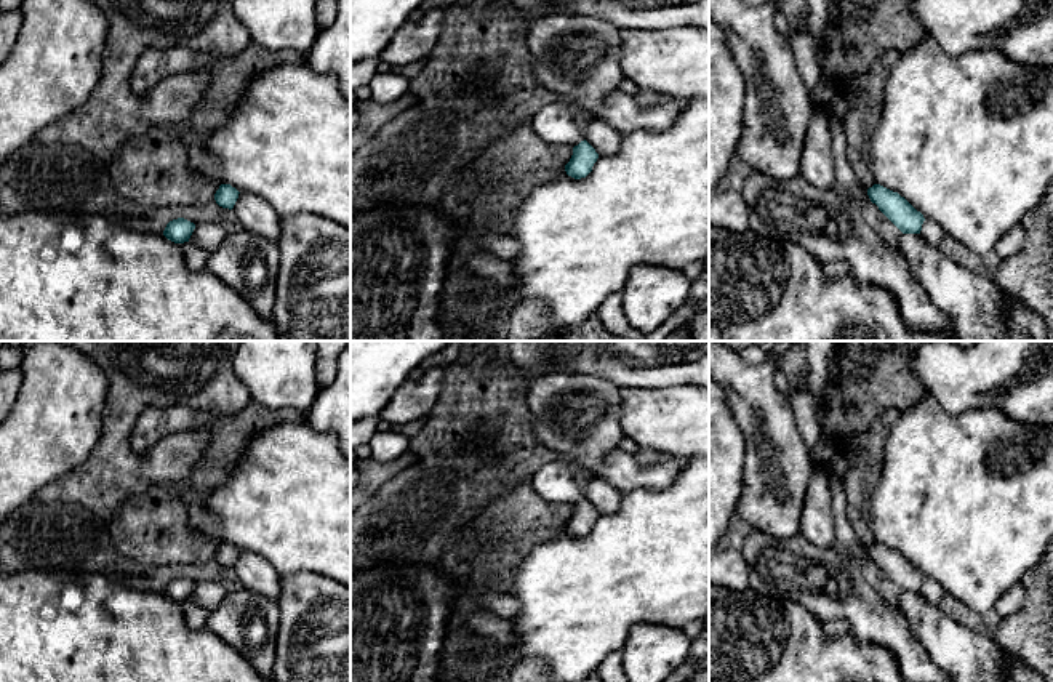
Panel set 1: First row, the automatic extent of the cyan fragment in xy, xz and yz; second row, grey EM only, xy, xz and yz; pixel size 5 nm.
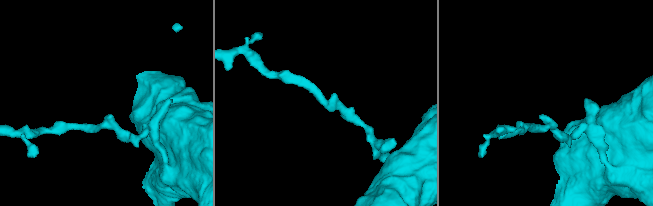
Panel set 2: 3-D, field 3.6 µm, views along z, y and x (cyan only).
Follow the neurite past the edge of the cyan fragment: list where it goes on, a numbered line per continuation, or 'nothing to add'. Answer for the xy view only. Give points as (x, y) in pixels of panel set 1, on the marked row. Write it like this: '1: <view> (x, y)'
nothing to add

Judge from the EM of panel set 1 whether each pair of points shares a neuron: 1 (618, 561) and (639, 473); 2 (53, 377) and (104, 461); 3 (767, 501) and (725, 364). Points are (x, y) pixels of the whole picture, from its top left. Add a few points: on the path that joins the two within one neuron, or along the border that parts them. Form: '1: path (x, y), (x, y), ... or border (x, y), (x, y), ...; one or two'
1: border (672, 481), (661, 489), (634, 489), (624, 493); two
2: border (103, 409), (98, 442), (68, 471); two
3: path (776, 468), (776, 445), (767, 418), (752, 397); one

